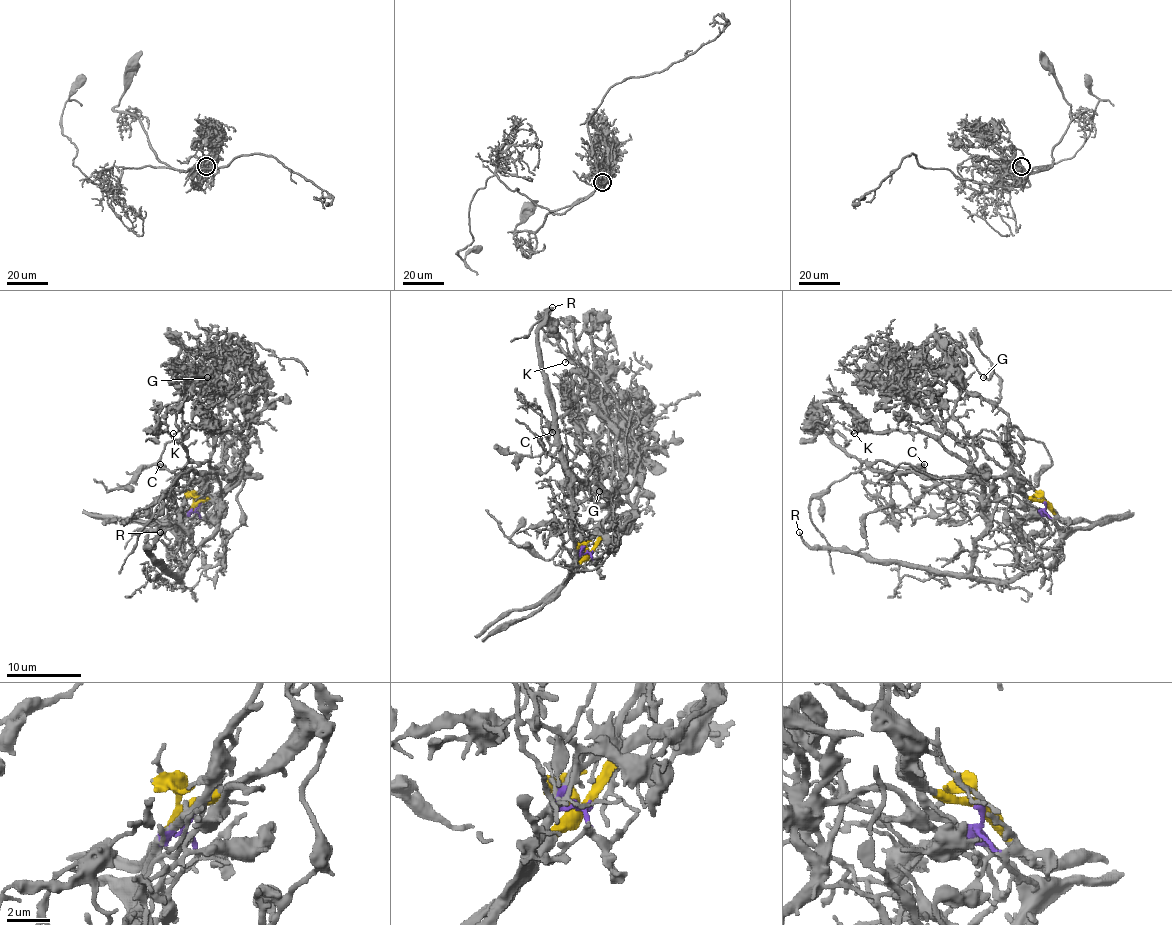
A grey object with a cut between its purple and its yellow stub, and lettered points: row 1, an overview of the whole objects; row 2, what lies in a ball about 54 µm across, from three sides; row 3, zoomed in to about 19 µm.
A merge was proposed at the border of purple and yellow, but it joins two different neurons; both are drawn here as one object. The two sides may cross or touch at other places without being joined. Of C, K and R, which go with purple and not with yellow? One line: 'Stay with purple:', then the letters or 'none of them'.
Stay with purple: K, R

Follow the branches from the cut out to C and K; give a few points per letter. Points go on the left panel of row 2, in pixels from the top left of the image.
C: (199, 502), (241, 476), (225, 467), (208, 478), (191, 482), (182, 469), (169, 471), (160, 463)
K: (199, 502), (245, 402), (241, 432), (212, 432), (197, 402), (201, 422), (173, 434)

